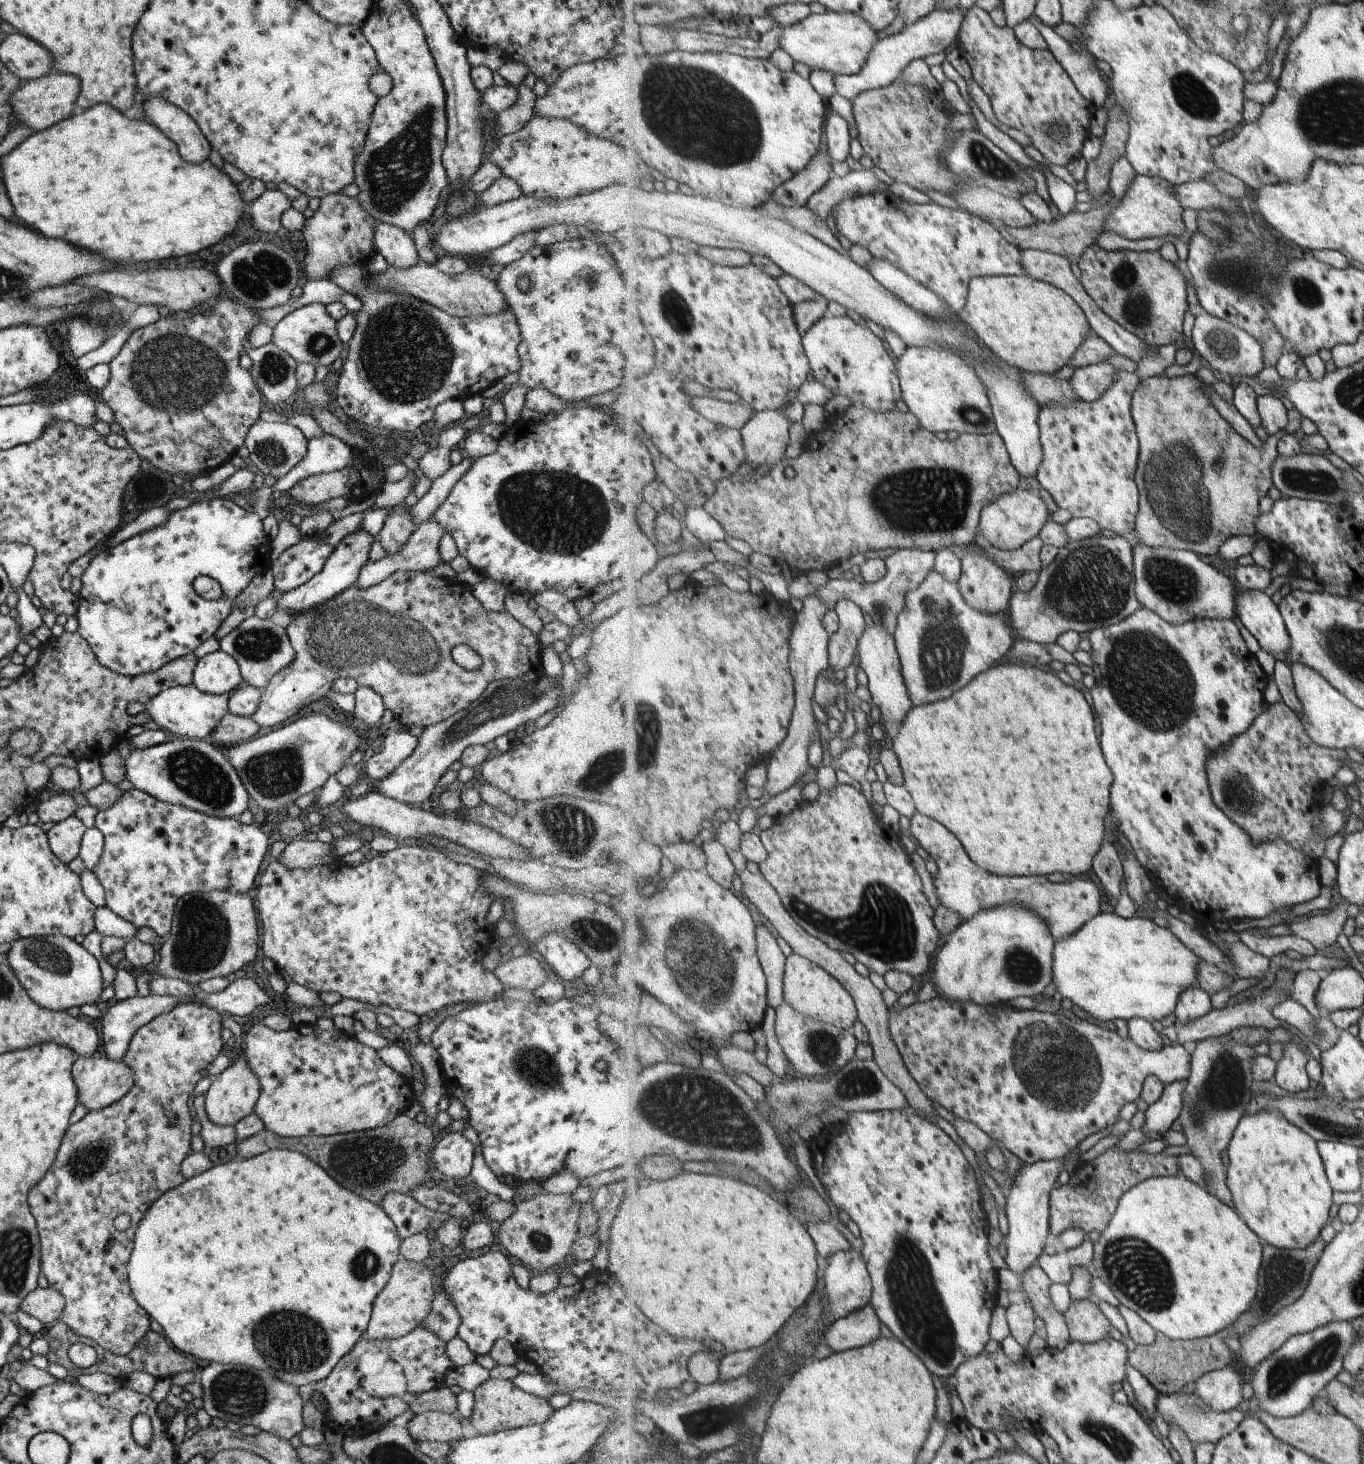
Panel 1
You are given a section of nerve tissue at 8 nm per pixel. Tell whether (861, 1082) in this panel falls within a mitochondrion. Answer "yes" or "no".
yes

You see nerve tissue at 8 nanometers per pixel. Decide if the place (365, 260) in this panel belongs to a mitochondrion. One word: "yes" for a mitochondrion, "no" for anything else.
no

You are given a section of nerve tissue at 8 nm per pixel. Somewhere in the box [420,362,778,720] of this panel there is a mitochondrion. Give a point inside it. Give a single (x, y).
(558, 513)

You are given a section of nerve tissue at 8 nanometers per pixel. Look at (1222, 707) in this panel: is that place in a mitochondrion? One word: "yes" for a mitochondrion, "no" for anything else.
no

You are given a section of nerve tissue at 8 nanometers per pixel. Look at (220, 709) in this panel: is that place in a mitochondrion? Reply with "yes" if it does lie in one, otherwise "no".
no

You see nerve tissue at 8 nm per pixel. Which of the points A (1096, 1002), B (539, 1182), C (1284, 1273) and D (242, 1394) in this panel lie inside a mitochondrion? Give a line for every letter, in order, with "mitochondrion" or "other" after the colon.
A: other
B: other
C: mitochondrion
D: mitochondrion

